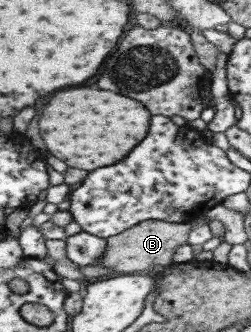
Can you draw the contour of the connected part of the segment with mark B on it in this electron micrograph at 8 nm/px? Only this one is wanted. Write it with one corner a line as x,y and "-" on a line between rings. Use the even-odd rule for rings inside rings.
146,220
137,223
133,228
105,239
105,250
94,265
110,269
114,275
133,274
154,265
169,266
177,246
186,243
189,228
189,223
185,222
177,224

